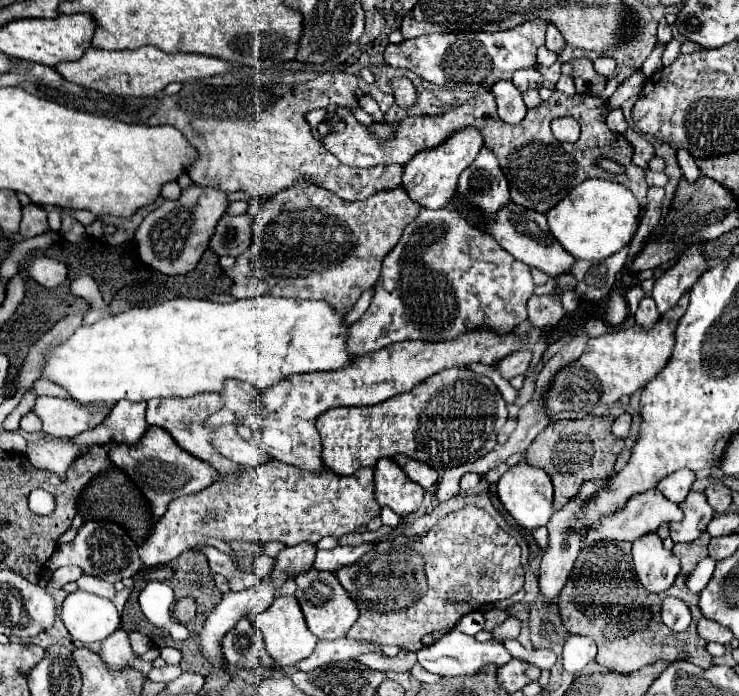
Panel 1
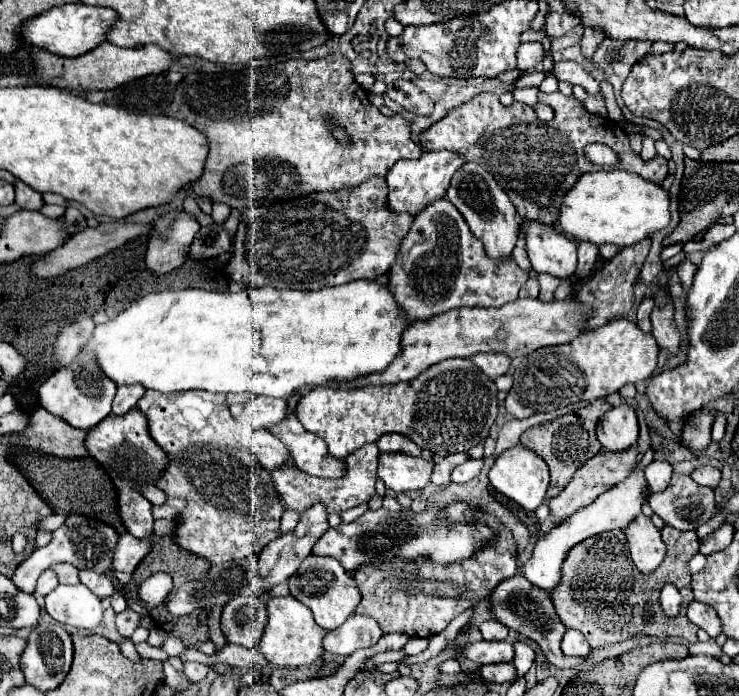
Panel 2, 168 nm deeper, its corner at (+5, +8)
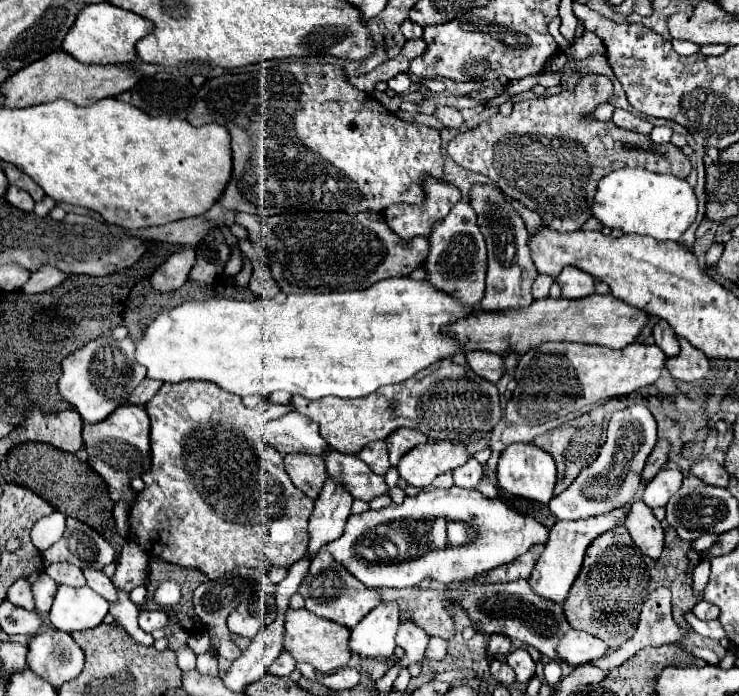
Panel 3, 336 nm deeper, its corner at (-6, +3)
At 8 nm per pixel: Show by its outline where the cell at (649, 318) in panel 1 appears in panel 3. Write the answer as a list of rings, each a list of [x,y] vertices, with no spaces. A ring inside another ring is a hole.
[[[662,319],[654,327],[654,339],[656,339],[656,345],[664,351],[666,357],[672,357],[672,355],[680,353],[680,345],[678,345],[674,329],[666,321],[662,321]]]

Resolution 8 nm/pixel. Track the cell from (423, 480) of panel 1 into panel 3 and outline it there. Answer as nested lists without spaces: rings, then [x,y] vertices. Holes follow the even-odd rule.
[[[396,429],[392,435],[386,437],[390,463],[398,465],[398,461],[400,461],[400,457],[404,453],[408,453],[412,447],[416,447],[416,445],[420,445],[424,441],[426,441],[426,437],[416,429]]]

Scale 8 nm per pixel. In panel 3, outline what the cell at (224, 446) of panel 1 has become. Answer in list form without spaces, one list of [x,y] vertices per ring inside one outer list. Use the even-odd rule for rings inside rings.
[[[292,453],[284,457],[284,465],[296,487],[304,489],[304,493],[308,493],[312,499],[320,495],[320,489],[328,479],[322,457],[304,457],[304,453]]]

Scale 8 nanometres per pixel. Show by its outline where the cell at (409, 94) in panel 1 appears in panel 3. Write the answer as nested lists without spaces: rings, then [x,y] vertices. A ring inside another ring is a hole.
[[[440,107],[436,113],[434,113],[446,127],[456,127],[460,129],[464,125],[464,117],[460,115],[460,111],[456,107]]]

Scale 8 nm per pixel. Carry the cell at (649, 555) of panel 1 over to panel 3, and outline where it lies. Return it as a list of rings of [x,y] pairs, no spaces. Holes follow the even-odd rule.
[[[634,501],[626,509],[624,521],[632,541],[640,547],[640,551],[652,559],[660,557],[664,549],[664,531],[660,521],[654,517],[652,509],[644,505],[644,501]]]

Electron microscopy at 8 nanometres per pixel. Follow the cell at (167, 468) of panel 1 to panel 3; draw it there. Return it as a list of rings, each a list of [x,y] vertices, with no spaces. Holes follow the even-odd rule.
[[[122,405],[106,421],[84,423],[82,429],[84,449],[88,453],[90,467],[104,479],[108,495],[112,501],[130,499],[134,501],[134,489],[130,489],[132,477],[140,477],[150,467],[150,419],[144,407],[140,405]]]

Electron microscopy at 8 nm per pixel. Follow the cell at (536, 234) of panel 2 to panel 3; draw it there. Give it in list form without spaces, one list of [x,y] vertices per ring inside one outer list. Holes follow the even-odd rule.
[[[568,267],[558,275],[558,285],[562,289],[562,297],[580,299],[594,293],[596,279],[576,267]]]

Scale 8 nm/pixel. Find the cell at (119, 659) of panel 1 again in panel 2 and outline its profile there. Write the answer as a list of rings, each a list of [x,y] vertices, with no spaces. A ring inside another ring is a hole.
[[[127,610],[127,612],[123,612],[123,614],[117,614],[115,626],[117,626],[117,632],[119,632],[123,638],[131,638],[133,630],[139,626],[139,614],[135,614],[133,610]]]

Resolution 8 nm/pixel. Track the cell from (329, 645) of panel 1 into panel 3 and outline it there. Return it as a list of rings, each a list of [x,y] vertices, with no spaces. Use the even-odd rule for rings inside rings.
[[[384,601],[380,603],[380,607],[372,609],[350,633],[350,649],[354,653],[358,653],[360,657],[376,657],[376,659],[384,659],[384,657],[392,657],[392,647],[396,647],[396,631],[400,625],[400,609],[396,601]]]

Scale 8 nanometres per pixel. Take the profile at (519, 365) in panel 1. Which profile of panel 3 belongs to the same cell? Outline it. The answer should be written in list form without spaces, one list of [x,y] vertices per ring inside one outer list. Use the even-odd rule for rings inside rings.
[[[466,351],[464,357],[468,361],[468,367],[478,377],[482,377],[482,379],[486,379],[490,383],[498,383],[500,381],[500,377],[504,373],[500,355],[490,353],[490,351]]]

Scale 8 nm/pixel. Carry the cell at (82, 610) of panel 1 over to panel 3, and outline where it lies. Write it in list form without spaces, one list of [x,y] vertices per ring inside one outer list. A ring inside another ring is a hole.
[[[58,585],[48,619],[58,631],[72,633],[100,625],[106,613],[108,601],[90,587],[74,589],[70,585]]]

